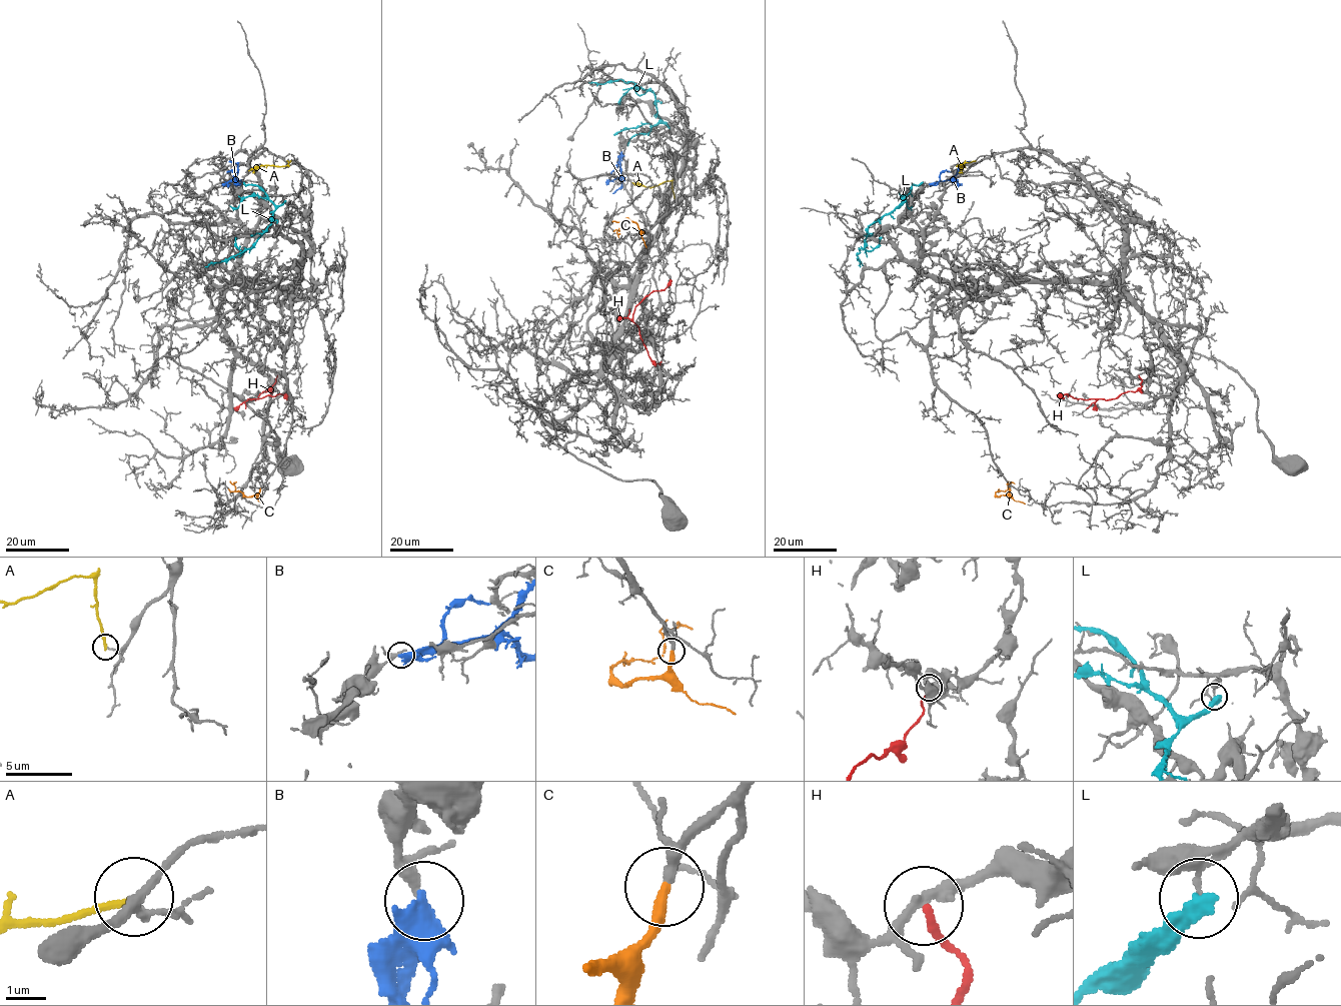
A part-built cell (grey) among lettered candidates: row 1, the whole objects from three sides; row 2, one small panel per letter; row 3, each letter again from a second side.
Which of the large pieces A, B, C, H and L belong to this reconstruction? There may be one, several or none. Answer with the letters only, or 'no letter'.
C

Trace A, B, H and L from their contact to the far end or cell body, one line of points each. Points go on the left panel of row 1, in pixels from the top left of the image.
A: (290, 160), (286, 166), (260, 165), (248, 170)
B: (238, 184), (238, 165), (229, 161)
H: (277, 374), (271, 387), (255, 400), (249, 399), (280, 393), (287, 396)
L: (284, 200), (274, 211), (271, 223), (254, 245), (204, 266)

